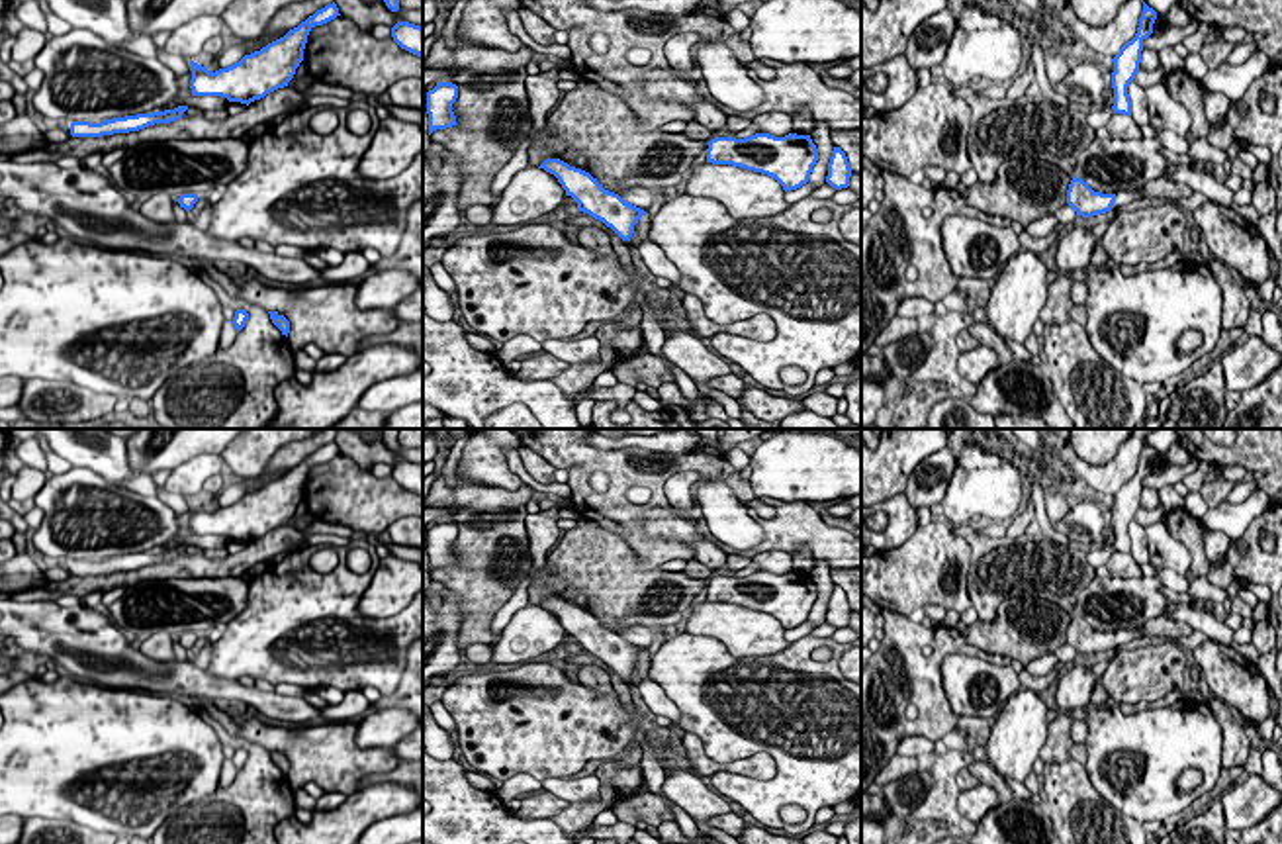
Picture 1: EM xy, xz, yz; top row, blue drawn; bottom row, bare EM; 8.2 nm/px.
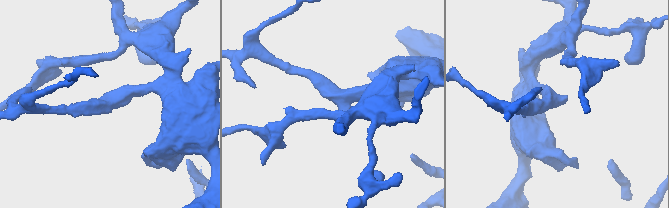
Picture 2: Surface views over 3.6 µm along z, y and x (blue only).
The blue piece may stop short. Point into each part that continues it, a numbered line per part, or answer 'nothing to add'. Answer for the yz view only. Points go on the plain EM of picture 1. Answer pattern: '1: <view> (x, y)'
1: yz (1122, 637)

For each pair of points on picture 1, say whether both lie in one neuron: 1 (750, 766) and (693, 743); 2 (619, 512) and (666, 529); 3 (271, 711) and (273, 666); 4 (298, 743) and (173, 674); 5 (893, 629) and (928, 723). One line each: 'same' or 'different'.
1: same
2: different
3: different
4: different
5: same

